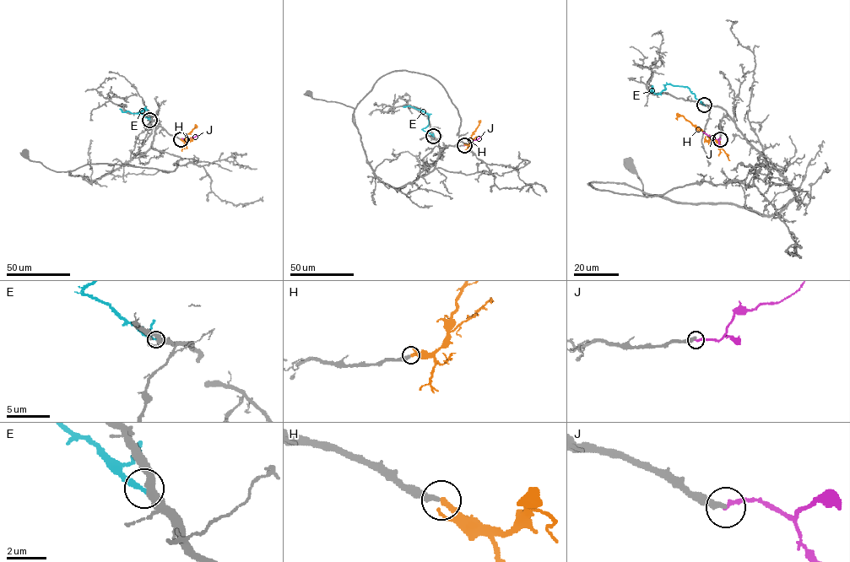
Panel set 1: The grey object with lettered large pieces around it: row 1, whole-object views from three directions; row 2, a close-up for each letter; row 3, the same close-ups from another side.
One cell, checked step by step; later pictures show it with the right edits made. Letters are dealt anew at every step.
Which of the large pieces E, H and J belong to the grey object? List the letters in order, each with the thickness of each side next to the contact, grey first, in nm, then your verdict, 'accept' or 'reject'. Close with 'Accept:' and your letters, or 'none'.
E: 400/200 nm | reject
H: 280/300 nm | accept
J: 320/200 nm | reject
Accept: H

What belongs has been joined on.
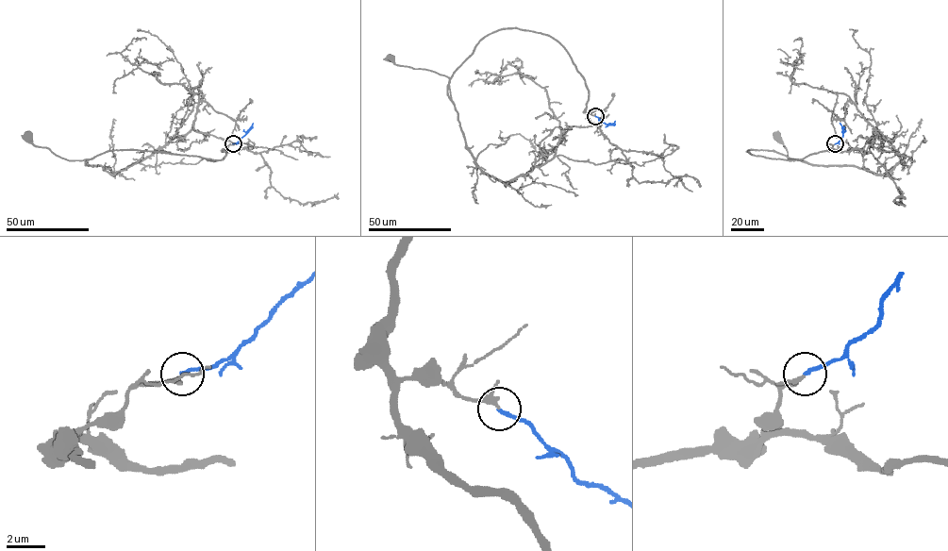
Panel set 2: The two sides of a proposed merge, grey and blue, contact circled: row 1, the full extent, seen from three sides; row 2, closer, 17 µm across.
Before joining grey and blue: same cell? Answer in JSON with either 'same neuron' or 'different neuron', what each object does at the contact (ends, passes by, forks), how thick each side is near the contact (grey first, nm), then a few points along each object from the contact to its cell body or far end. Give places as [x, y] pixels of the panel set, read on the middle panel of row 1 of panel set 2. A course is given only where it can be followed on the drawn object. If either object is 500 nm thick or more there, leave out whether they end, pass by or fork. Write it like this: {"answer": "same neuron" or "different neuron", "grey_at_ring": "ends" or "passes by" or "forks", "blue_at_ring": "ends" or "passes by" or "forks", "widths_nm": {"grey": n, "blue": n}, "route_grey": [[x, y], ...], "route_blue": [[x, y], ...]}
{"answer": "same neuron", "grey_at_ring": "passes by", "blue_at_ring": "ends", "widths_nm": {"grey": 190, "blue": 180}, "route_grey": [[595, 116], [586, 112], [589, 91], [567, 51], [540, 33], [507, 27], [486, 35], [449, 78], [390, 58]], "route_blue": [[595, 116], [606, 124], [615, 121]]}

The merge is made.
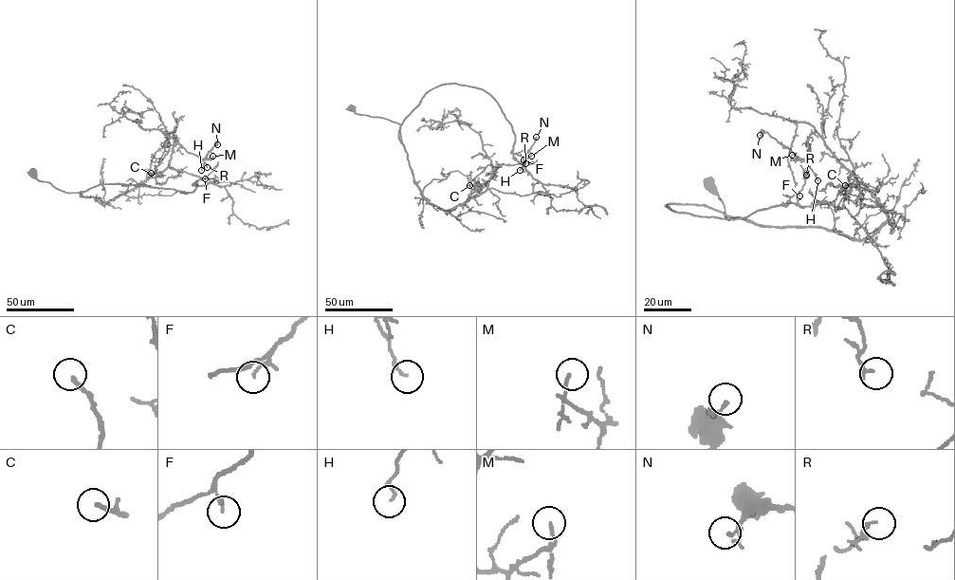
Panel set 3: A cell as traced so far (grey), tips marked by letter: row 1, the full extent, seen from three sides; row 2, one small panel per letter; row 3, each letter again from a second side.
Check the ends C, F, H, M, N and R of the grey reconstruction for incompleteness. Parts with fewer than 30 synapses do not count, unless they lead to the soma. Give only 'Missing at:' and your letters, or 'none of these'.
Missing at: C

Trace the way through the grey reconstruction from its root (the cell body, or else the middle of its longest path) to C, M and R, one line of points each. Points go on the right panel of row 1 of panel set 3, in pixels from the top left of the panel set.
C: (710, 182), (728, 219), (741, 217), (774, 227), (820, 227), (867, 239), (888, 215), (865, 188), (845, 185)
M: (710, 182), (728, 219), (820, 227), (856, 239), (888, 220), (817, 133), (805, 160), (792, 155)
R: (710, 182), (728, 219), (820, 227), (856, 239), (868, 238), (888, 220), (816, 132), (807, 140), (806, 175)

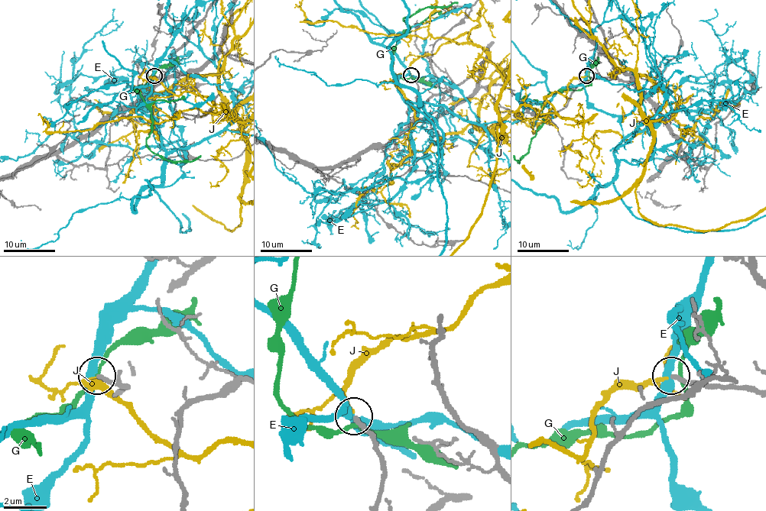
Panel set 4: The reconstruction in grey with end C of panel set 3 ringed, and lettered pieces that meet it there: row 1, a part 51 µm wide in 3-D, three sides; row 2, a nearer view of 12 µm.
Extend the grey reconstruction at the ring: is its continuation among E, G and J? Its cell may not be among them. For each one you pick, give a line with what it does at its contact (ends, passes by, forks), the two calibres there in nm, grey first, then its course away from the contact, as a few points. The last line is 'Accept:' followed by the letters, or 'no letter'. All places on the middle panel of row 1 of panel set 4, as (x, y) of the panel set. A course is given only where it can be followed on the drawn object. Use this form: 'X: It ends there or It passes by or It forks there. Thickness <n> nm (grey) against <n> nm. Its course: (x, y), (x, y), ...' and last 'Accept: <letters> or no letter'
Accept: no letter

